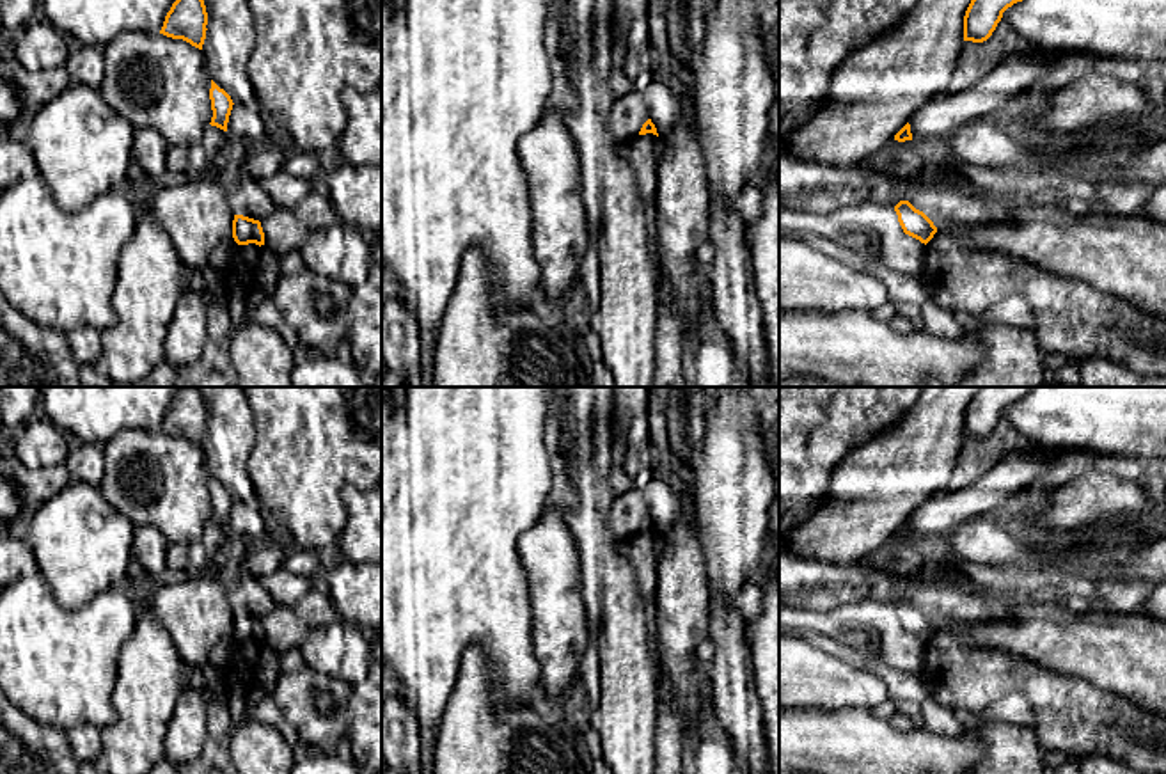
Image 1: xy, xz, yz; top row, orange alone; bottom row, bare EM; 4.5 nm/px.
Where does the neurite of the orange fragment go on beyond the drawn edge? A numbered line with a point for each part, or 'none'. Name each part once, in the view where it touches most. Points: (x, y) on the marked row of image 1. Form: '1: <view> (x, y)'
none

